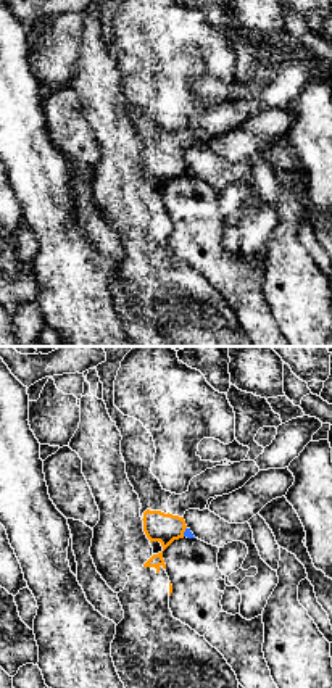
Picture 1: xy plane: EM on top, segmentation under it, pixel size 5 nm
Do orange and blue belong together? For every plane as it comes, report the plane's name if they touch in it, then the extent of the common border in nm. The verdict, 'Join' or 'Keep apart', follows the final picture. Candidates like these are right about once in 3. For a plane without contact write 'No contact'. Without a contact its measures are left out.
Touches orange in xy. Shared border 50 nm

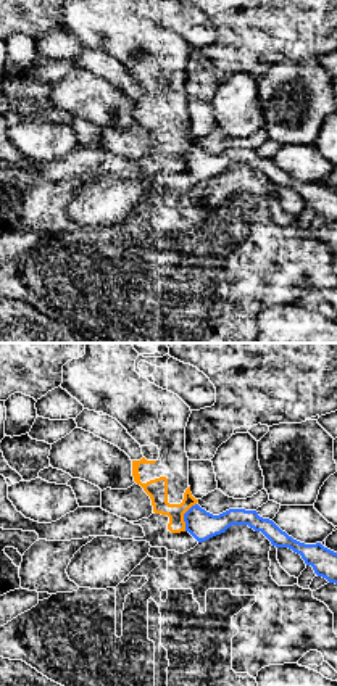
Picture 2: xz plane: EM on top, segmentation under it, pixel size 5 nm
Touches orange in xz. Shared border 160 nm

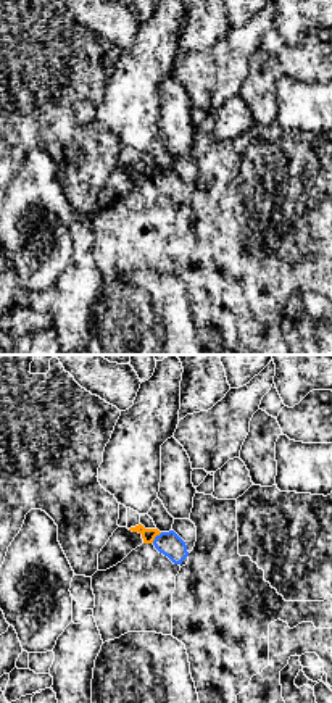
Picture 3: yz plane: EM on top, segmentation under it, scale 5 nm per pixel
Touches orange in yz. Shared border 80 nm

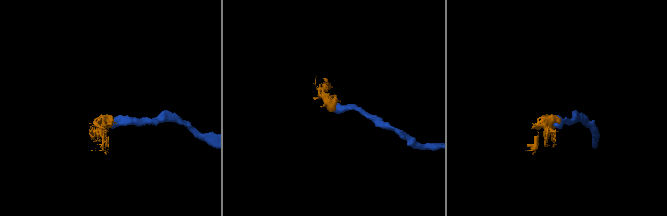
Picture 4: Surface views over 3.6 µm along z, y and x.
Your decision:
Keep apart

